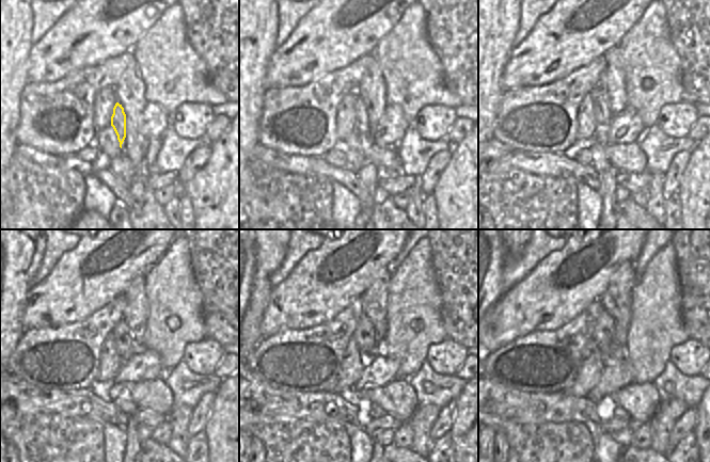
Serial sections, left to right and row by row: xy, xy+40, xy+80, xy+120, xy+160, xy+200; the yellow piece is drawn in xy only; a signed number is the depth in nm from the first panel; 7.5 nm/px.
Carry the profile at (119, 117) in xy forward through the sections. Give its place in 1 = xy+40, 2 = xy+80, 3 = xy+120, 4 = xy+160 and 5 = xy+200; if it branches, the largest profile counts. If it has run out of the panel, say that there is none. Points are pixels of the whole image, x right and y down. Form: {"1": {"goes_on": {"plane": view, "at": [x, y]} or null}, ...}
{"1": {"goes_on": {"plane": "xy+40", "at": [362, 124]}}, "2": {"goes_on": {"plane": "xy+80", "at": [603, 114]}}, "3": {"goes_on": {"plane": "xy+120", "at": [122, 336]}}, "4": {"goes_on": {"plane": "xy+160", "at": [364, 335]}}, "5": {"goes_on": {"plane": "xy+200", "at": [604, 329]}}}

